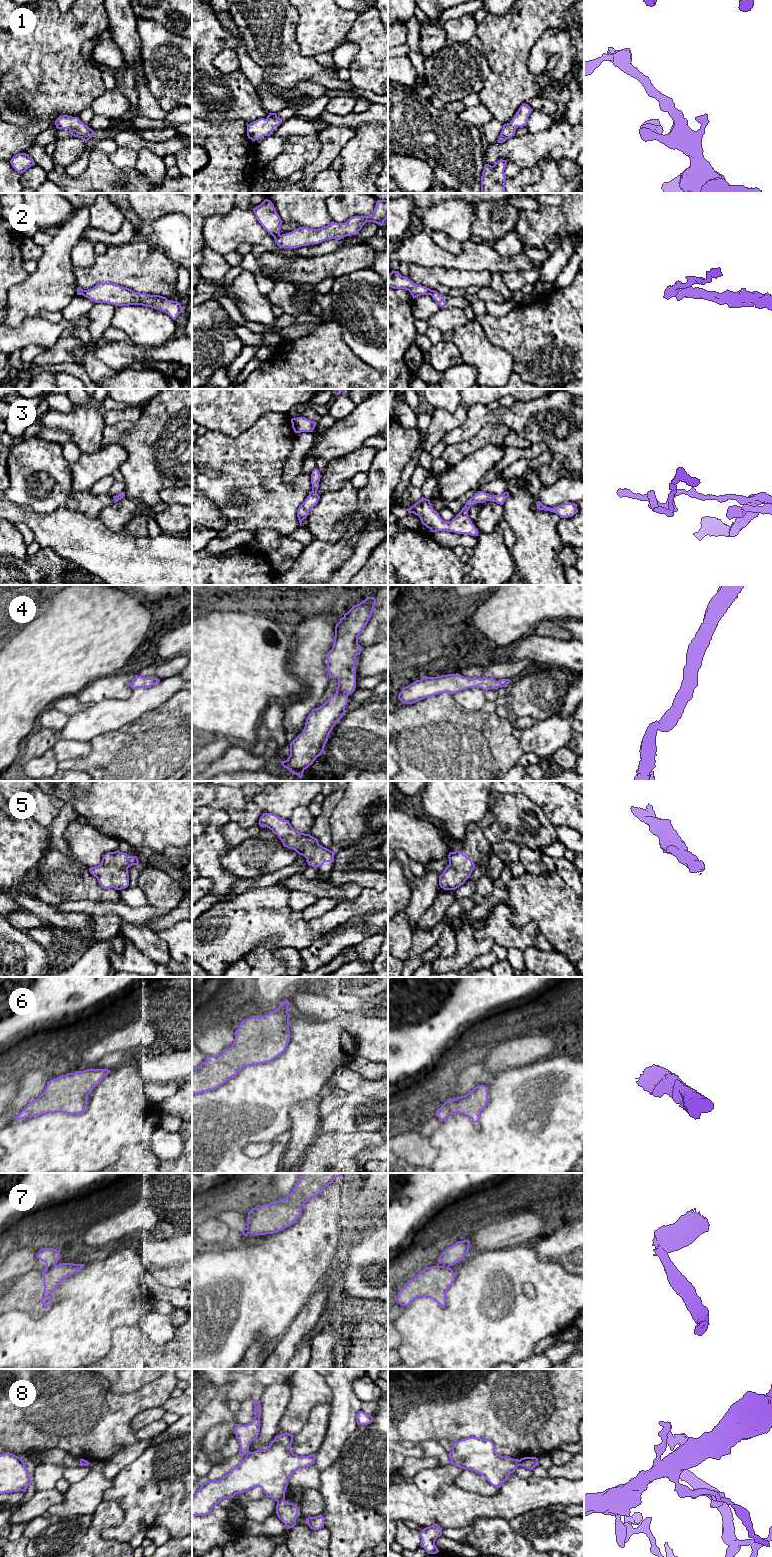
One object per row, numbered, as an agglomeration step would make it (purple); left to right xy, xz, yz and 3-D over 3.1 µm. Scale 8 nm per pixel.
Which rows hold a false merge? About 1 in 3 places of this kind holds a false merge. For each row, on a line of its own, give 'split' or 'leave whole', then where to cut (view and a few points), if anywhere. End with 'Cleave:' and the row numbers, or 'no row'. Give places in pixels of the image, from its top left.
1: leave whole; cut none
2: split; cut xz (280, 235), (274, 238)
3: leave whole; cut none
4: leave whole; cut none
5: leave whole; cut none
6: leave whole; cut none
7: split; cut xy (54, 1264), (46, 1269)
8: split; cut xz (284, 1499), (280, 1499), (277, 1502)
Cleave: 2, 7, 8

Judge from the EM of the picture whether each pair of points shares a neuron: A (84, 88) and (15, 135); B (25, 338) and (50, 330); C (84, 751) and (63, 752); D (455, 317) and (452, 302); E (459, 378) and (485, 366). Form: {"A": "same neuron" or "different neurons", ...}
{"A": "different neurons", "B": "same neuron", "C": "same neuron", "D": "different neurons", "E": "different neurons"}

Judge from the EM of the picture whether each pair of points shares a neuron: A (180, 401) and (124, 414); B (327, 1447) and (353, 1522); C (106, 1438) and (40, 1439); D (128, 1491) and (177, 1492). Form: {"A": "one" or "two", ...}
{"A": "two", "B": "two", "C": "one", "D": "one"}

